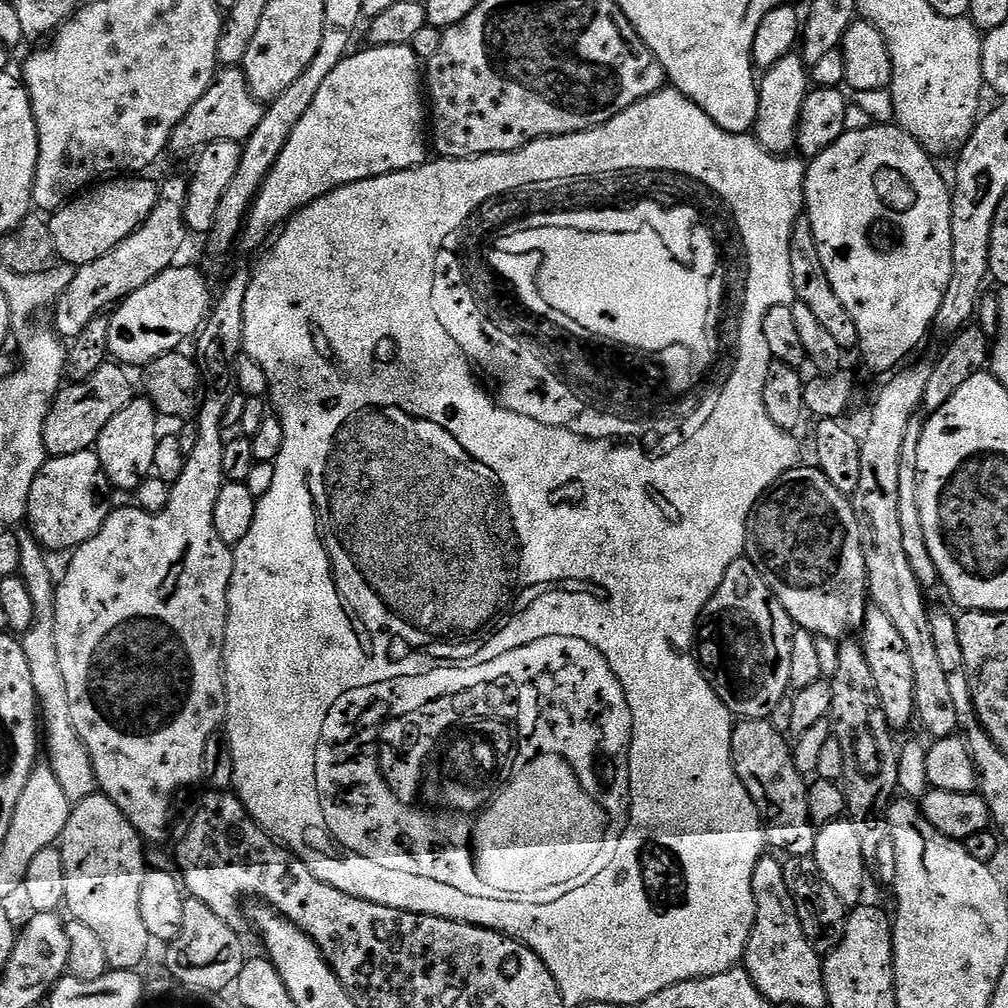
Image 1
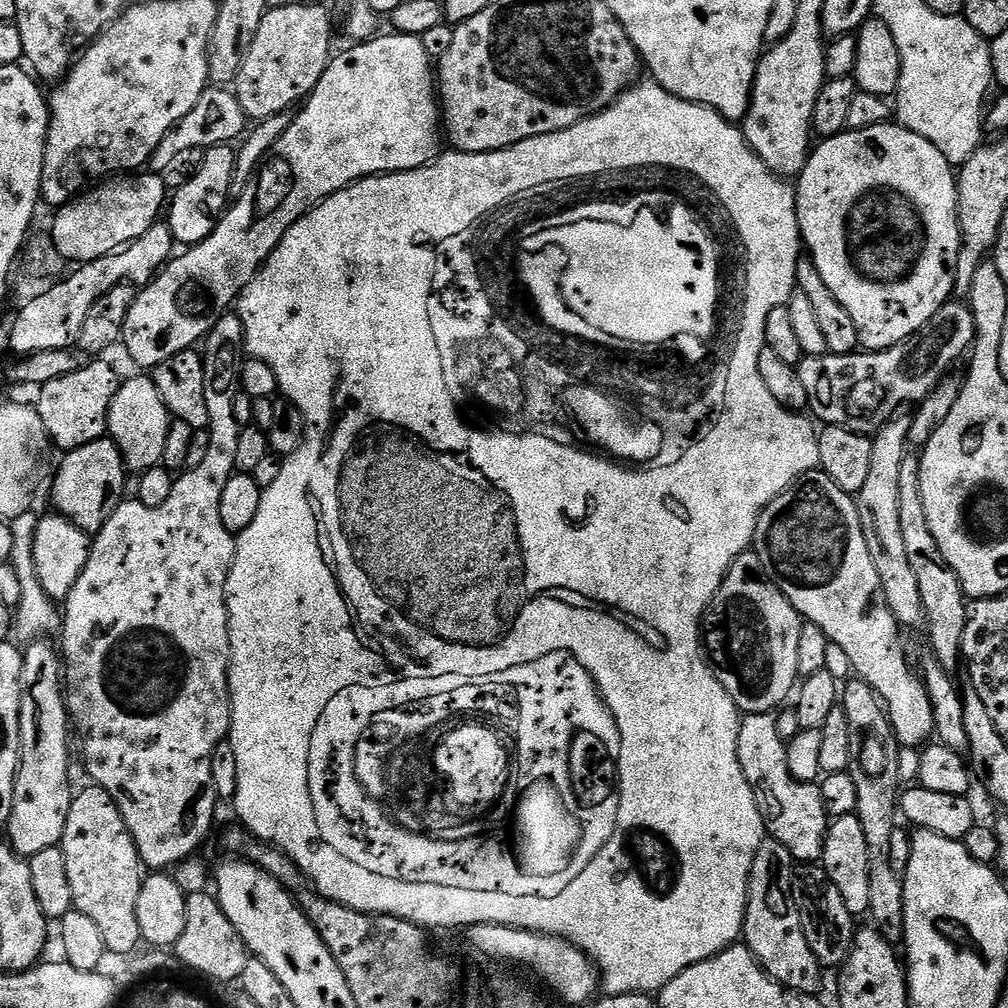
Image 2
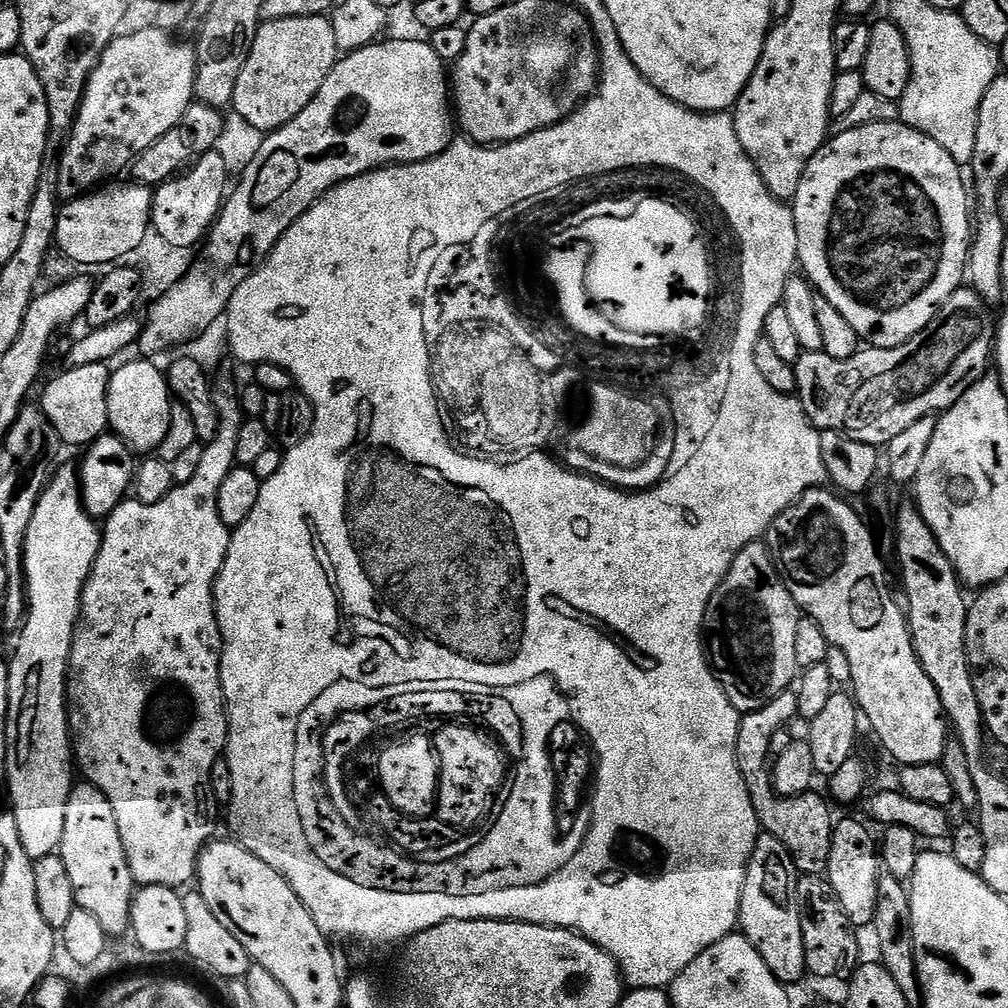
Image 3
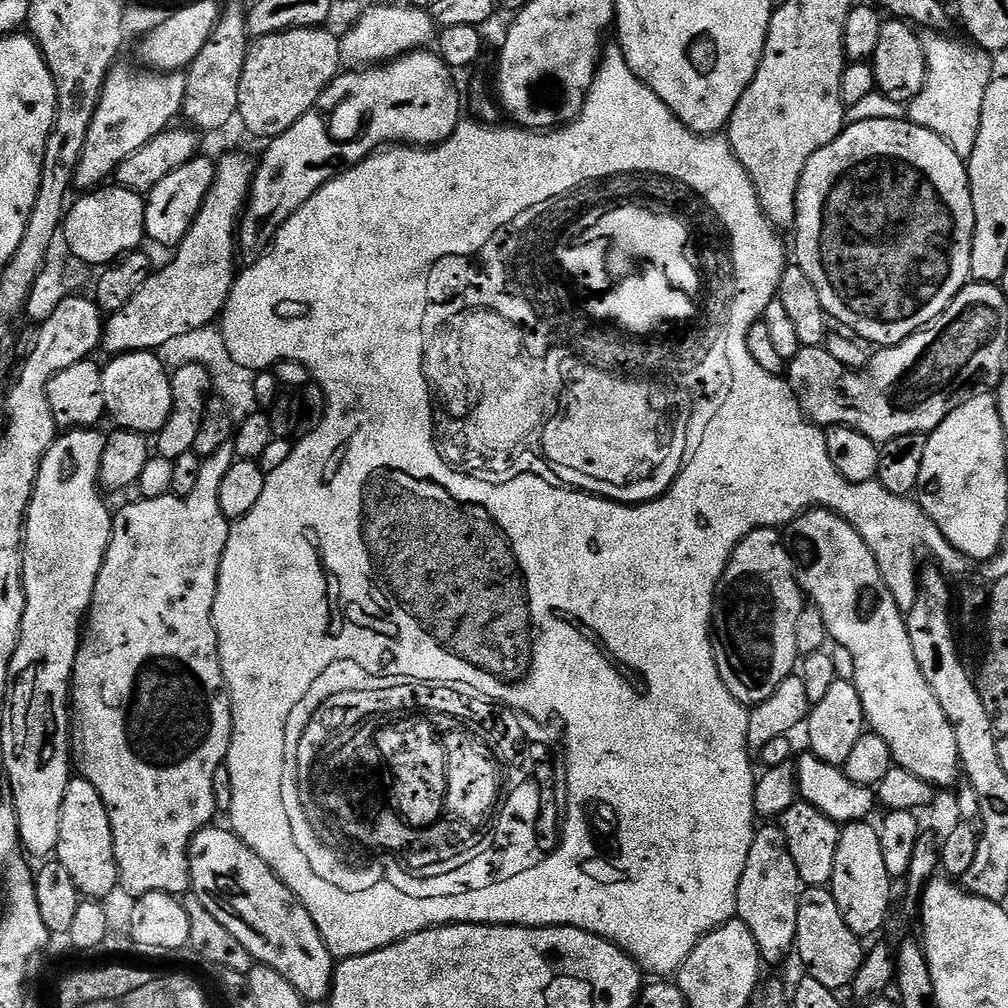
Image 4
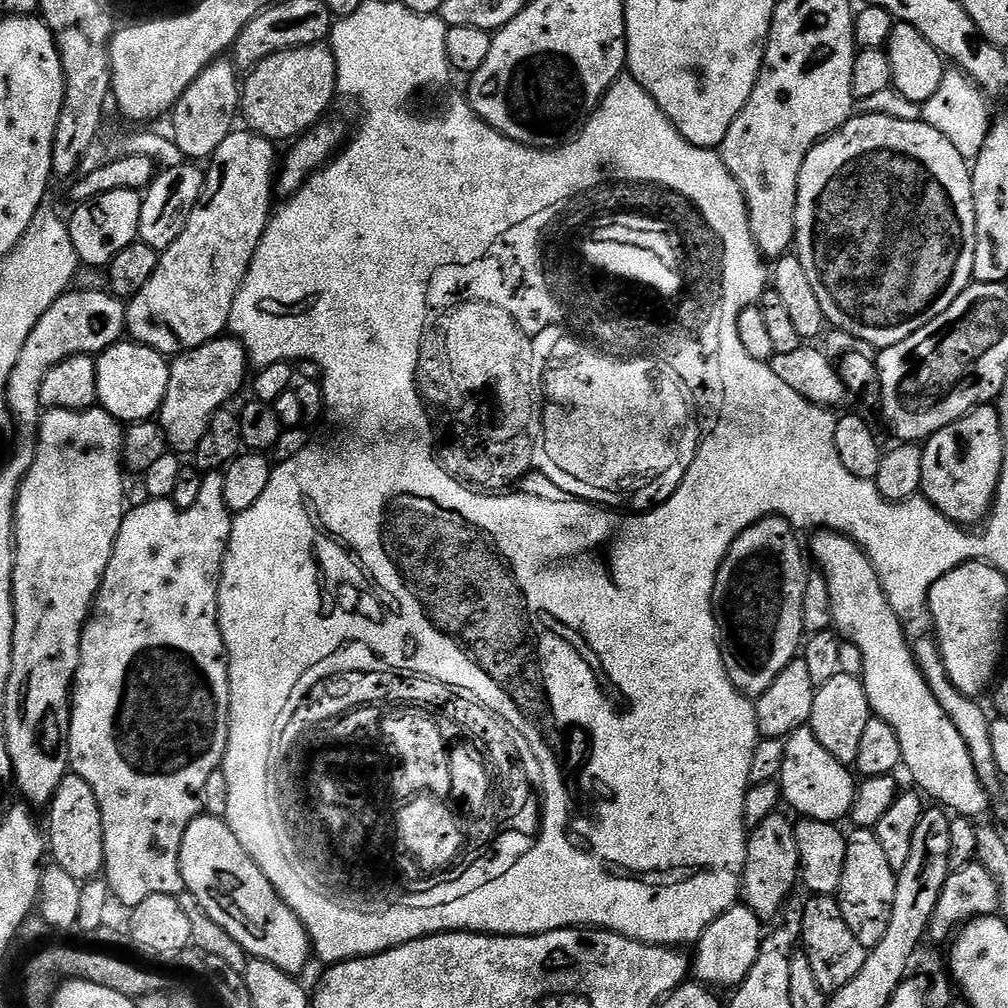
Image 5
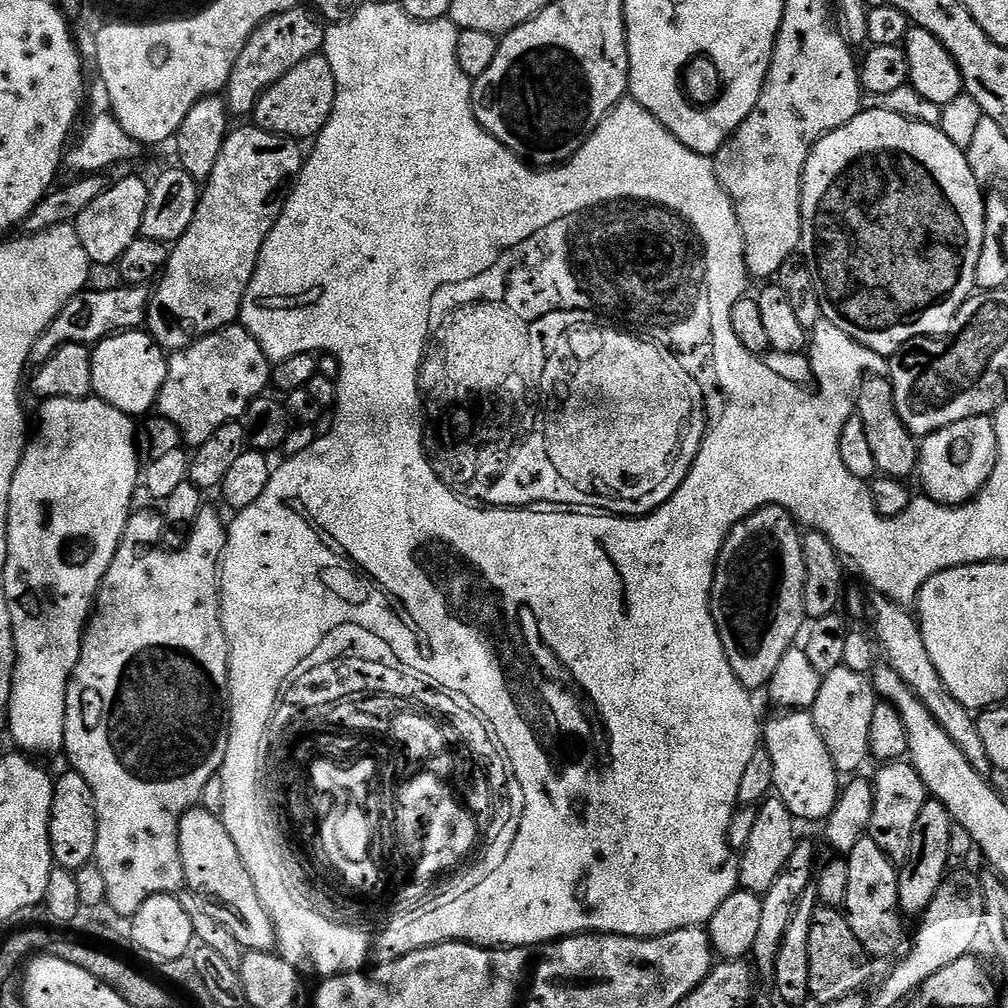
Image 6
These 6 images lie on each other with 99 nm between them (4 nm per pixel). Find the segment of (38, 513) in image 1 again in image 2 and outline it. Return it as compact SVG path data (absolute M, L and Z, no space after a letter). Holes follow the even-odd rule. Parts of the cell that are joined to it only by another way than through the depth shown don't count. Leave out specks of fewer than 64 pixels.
M105 438L69 452L63 459L52 480L52 504L56 507L53 509L83 532L95 534L125 499L126 469L122 454L111 438Z

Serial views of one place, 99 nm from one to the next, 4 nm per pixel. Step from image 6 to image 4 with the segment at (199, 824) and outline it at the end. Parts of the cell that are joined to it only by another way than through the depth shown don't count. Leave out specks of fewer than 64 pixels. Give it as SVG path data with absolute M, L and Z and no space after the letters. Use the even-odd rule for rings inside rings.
M209 826L197 832L188 848L188 873L192 876L191 895L196 896L198 902L202 902L202 906L206 906L206 910L210 910L210 914L214 914L214 918L218 918L218 922L222 922L222 926L226 926L226 930L230 930L230 934L234 934L234 938L242 942L242 946L246 946L253 961L278 970L278 974L282 974L282 978L286 978L286 982L290 982L290 986L294 986L294 990L302 994L305 1002L323 1001L332 991L334 957L322 934L318 934L314 918L310 918L306 906L302 906L296 895L277 878L274 870L270 870L270 866L266 866L266 862L262 862L262 858L258 858L258 854L254 854L250 846L243 844L235 832L227 827L216 827Z

